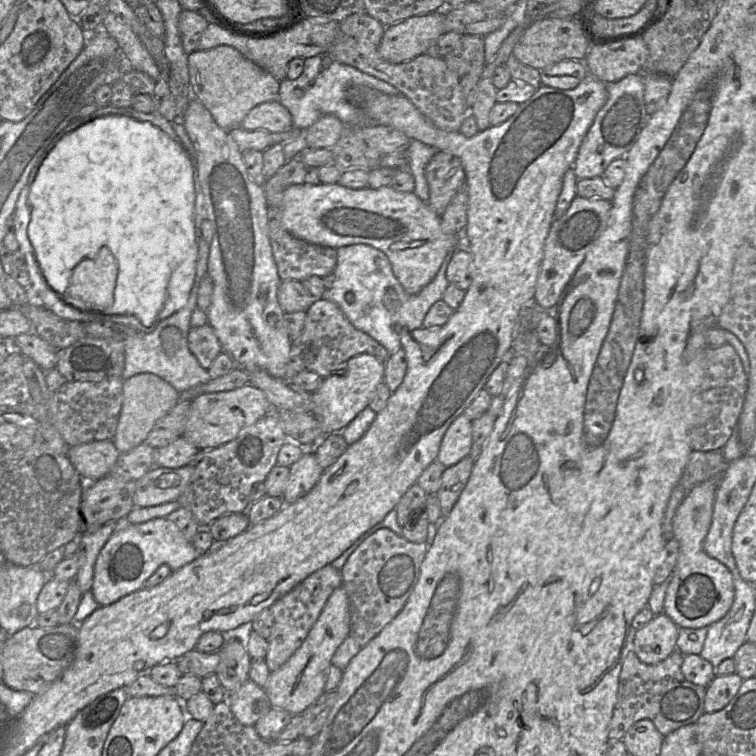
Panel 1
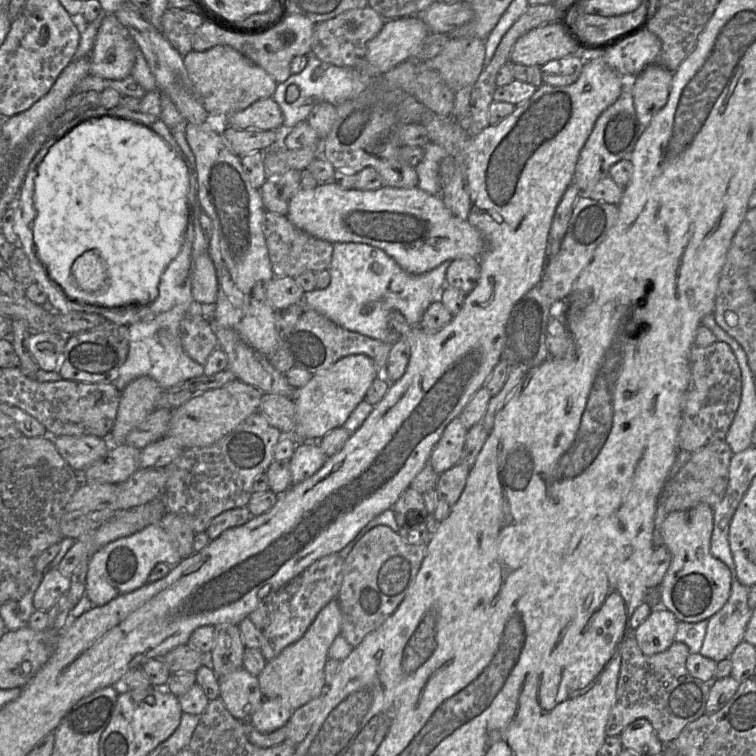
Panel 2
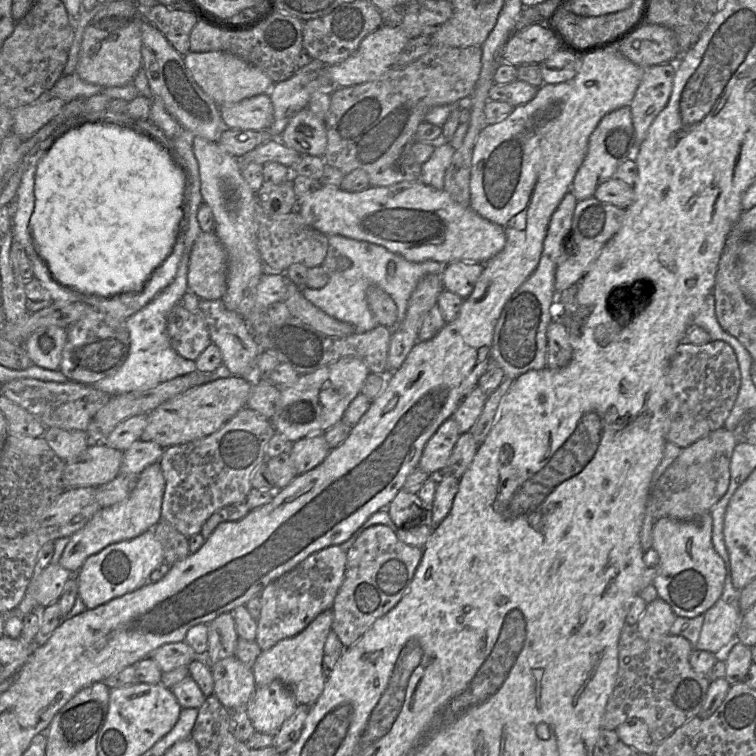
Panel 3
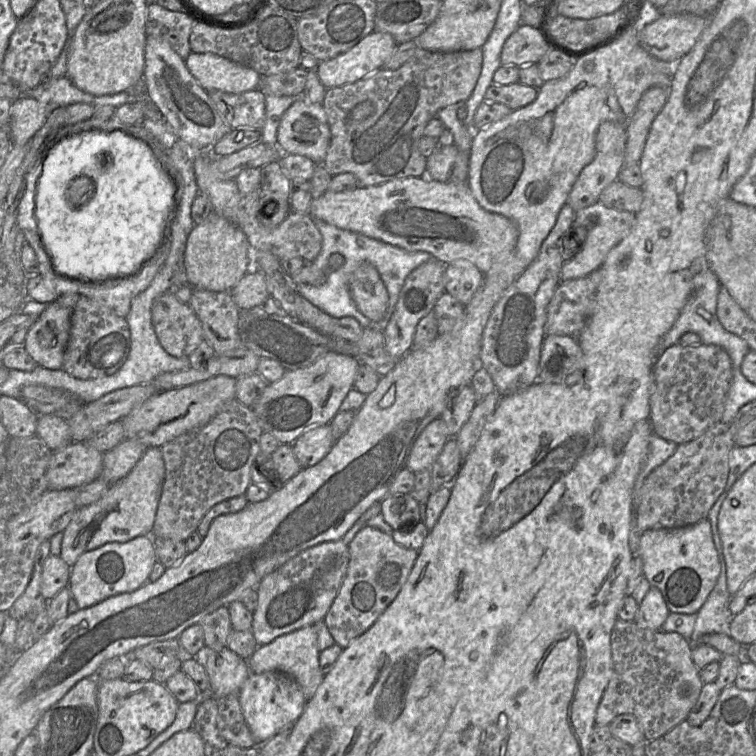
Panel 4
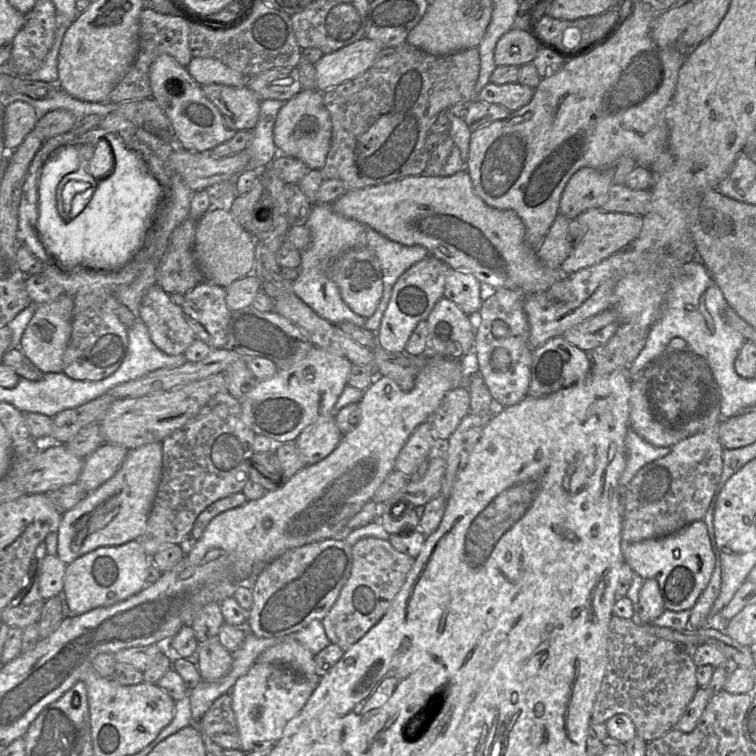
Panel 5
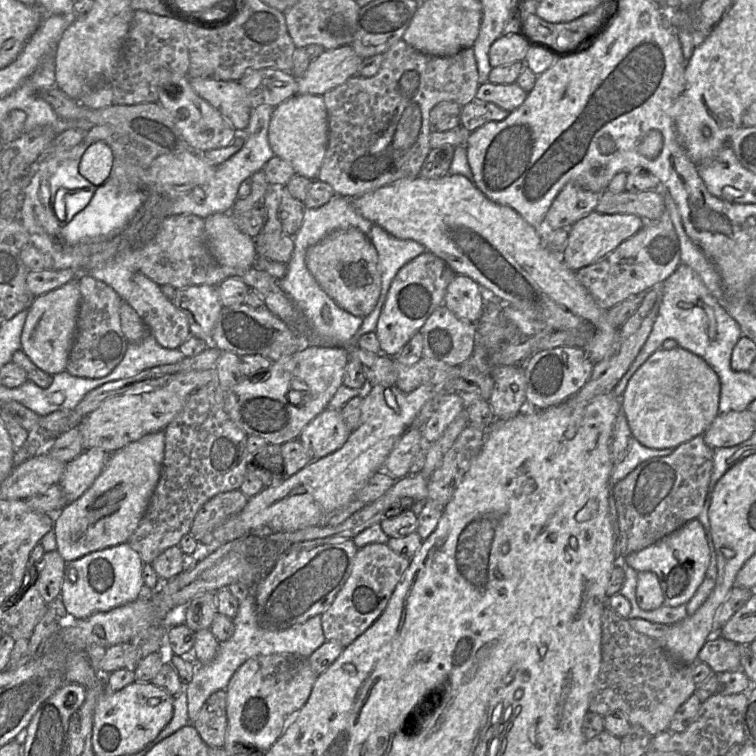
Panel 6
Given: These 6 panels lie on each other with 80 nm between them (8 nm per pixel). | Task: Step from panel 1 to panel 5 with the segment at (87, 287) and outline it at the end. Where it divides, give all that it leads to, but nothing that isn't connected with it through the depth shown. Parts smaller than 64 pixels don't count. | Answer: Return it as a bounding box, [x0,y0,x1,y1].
[18,131,164,270]

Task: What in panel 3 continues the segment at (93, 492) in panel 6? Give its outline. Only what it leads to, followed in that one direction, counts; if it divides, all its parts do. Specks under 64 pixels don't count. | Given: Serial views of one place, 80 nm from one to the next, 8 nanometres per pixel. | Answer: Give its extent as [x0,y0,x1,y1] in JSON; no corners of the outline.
[59,462,164,574]

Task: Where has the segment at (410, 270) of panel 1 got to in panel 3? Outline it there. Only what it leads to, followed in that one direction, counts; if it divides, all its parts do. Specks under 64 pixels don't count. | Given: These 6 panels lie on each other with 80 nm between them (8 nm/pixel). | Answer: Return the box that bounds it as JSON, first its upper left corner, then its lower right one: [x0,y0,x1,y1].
[295,180,506,266]

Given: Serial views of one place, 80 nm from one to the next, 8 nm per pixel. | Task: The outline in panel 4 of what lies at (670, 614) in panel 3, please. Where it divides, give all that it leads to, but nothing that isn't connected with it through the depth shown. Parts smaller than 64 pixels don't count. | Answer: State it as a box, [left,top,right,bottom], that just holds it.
[634,585,670,630]

